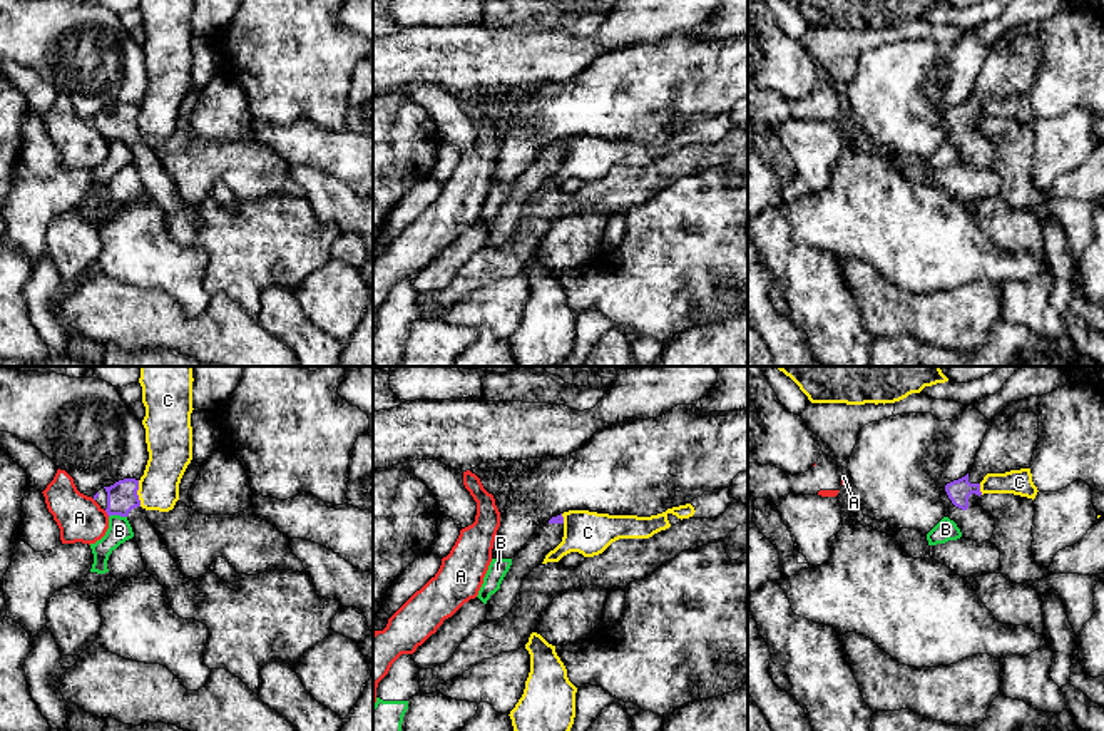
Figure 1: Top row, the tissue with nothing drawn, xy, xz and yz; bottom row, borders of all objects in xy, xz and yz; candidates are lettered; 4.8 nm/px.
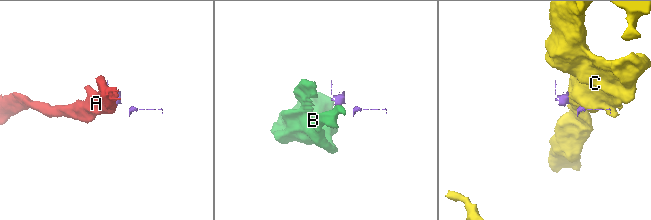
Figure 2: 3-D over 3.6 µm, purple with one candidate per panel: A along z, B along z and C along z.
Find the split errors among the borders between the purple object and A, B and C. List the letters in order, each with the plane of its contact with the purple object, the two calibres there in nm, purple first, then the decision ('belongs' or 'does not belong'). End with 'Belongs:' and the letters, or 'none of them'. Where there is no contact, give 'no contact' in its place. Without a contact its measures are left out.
A: xy | 150/220 nm | does not belong
B: xy | 150/120 nm | does not belong
C: xy | 150/200 nm | does not belong
Belongs: none of them

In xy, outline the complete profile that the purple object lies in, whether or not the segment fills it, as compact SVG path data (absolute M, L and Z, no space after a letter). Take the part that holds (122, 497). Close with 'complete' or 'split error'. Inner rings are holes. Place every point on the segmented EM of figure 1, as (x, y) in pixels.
M124 478L100 488L94 500L109 517L120 515L129 520L146 572L166 589L174 612L182 619L194 619L207 626L209 639L204 649L204 664L209 669L226 669L256 693L259 672L266 664L294 666L304 652L333 632L331 619L341 606L336 601L319 597L304 572L239 574L233 584L221 580L212 570L197 579L184 577L157 529L147 519L146 509L141 507L137 490L139 480Z | split error

